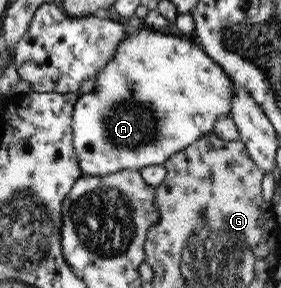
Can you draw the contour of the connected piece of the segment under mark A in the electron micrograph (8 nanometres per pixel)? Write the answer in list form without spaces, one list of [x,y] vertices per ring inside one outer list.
[[[145,27],[137,33],[127,34],[115,50],[116,54],[112,57],[112,60],[101,71],[95,74],[95,78],[93,79],[95,87],[93,90],[87,92],[87,94],[81,94],[79,98],[76,98],[75,104],[73,105],[71,148],[73,148],[73,158],[75,158],[77,166],[79,166],[81,175],[100,177],[105,176],[105,174],[113,174],[113,172],[117,172],[117,170],[127,169],[139,171],[145,166],[164,164],[164,162],[177,151],[183,150],[186,146],[195,142],[197,138],[211,133],[213,130],[213,122],[215,122],[219,116],[229,115],[231,100],[233,100],[232,80],[228,74],[225,74],[225,71],[223,71],[223,68],[221,68],[217,62],[209,58],[199,46],[193,45],[188,37],[165,35],[159,33],[157,30],[150,30]]]

